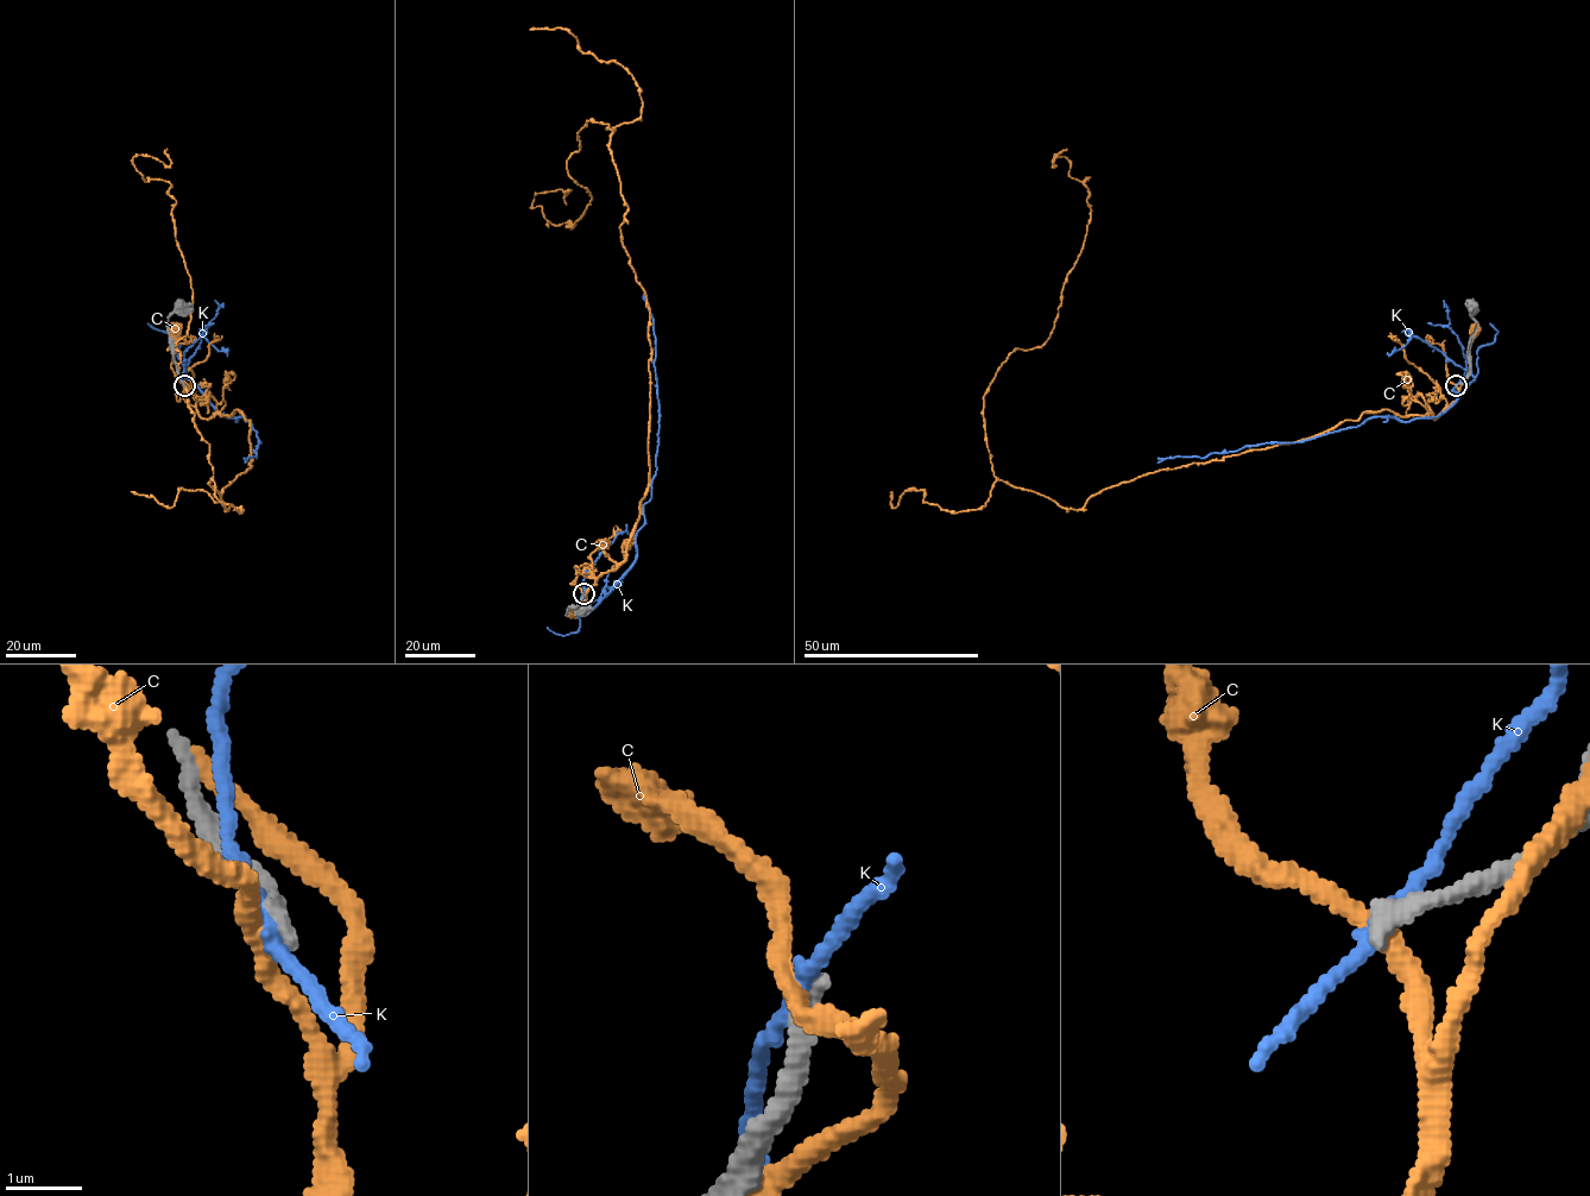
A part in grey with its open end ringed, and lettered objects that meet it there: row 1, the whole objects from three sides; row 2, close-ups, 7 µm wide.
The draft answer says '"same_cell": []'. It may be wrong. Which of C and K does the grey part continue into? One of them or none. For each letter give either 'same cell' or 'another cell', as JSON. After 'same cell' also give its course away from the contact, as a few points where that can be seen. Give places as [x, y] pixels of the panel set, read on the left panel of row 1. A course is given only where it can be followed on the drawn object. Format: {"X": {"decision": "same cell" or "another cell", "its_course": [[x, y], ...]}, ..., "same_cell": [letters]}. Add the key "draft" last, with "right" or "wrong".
{"C": {"decision": "another cell"}, "K": {"decision": "another cell"}, "same_cell": [], "draft": "right"}

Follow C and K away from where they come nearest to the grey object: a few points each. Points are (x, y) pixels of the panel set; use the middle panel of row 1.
C: (582, 593), (586, 599), (578, 606), (572, 605), (573, 614)
K: (582, 595), (590, 612), (633, 564), (656, 470), (655, 335), (644, 295)

